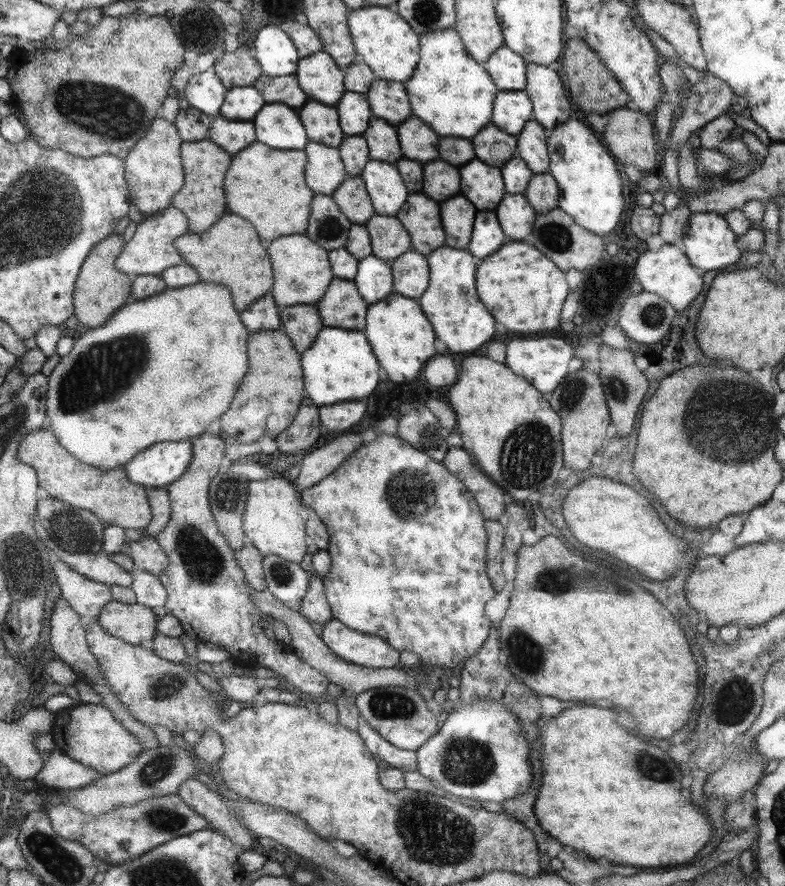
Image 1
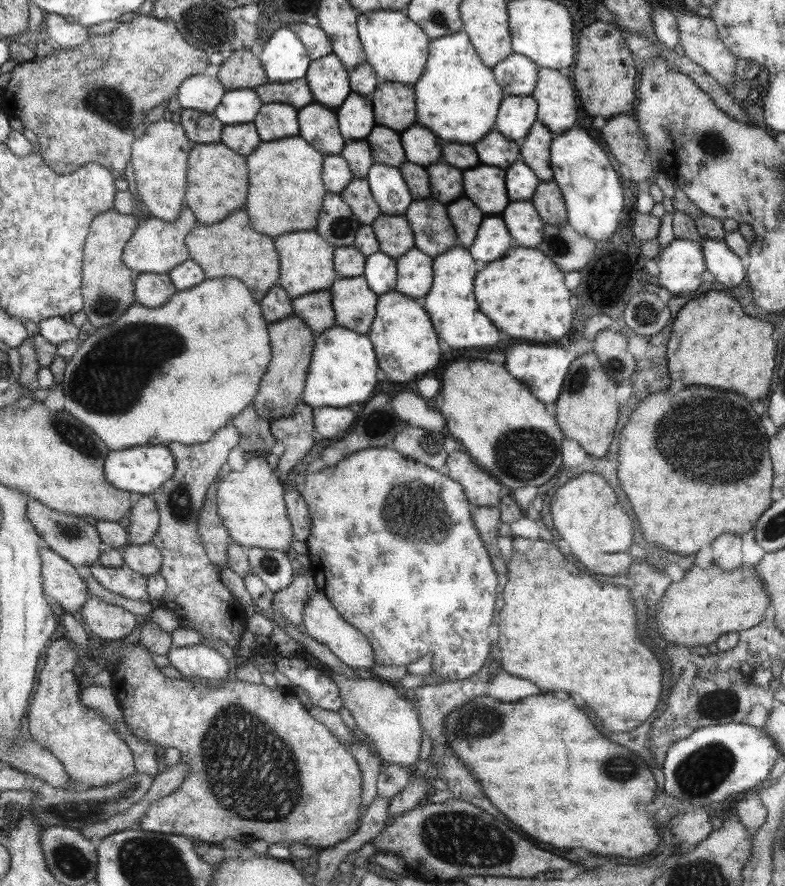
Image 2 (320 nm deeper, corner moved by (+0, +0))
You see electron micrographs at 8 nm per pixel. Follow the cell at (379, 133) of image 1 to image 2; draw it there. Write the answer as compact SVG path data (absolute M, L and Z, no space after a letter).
M376 125L365 141L370 148L372 163L398 168L405 162L405 150L401 150L399 134L393 129Z

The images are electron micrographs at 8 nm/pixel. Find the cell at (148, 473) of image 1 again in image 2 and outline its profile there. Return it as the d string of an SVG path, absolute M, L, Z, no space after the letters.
M143 445L111 451L106 460L106 477L115 488L151 496L174 474L174 455L165 445Z

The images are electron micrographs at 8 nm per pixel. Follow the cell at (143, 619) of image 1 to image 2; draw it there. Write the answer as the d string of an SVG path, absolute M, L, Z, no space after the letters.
M92 596L81 613L86 625L97 637L110 641L123 639L137 624L133 613Z

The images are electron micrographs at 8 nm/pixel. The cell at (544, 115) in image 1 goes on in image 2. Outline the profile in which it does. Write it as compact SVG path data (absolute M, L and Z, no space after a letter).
M549 68L538 69L538 82L531 96L538 102L538 122L550 129L556 136L563 132L569 131L573 126L575 118L575 110L577 110L577 102L575 102L575 90L571 86L569 78L565 78L565 74L561 76L558 70Z

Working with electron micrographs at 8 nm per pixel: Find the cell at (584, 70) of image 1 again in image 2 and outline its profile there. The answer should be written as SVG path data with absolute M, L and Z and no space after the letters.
M593 20L595 24L581 30L578 40L578 54L573 68L569 71L575 91L585 112L591 116L612 118L613 115L629 114L635 104L635 68L629 56L623 32L613 23Z

